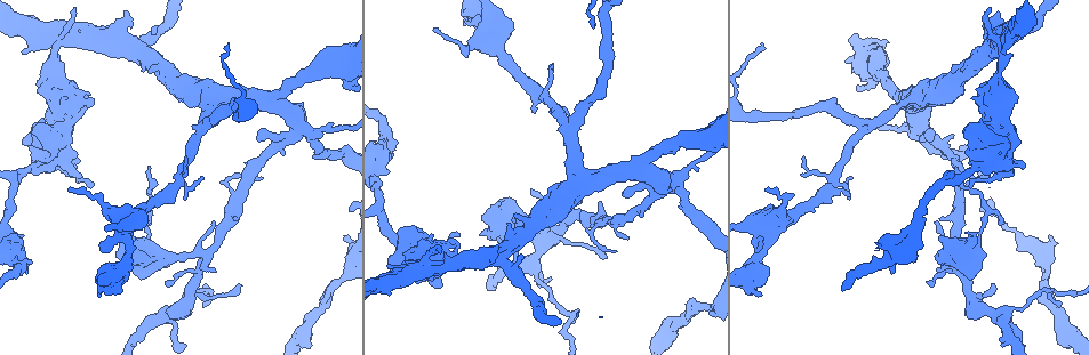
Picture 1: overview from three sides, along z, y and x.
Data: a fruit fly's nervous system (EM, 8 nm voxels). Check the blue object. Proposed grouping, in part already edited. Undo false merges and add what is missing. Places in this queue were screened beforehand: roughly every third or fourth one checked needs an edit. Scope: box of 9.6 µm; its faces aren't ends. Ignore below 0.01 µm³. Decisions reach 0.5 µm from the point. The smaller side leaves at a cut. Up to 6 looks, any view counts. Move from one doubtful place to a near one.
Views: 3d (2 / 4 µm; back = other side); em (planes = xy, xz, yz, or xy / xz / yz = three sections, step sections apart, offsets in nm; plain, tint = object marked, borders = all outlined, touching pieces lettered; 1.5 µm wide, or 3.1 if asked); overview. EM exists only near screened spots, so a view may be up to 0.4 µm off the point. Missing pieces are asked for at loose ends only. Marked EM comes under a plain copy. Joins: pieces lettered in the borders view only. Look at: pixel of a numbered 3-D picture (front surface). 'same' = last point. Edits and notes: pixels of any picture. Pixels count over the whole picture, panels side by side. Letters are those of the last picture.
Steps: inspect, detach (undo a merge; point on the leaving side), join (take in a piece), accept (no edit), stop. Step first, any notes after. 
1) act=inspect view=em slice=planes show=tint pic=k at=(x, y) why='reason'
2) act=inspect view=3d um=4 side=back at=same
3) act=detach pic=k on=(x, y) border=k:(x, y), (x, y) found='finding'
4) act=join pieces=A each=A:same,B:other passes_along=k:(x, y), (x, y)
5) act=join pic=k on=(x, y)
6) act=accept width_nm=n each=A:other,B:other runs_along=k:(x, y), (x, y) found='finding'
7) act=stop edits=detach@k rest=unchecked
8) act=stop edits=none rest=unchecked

act=inspect view=em slice=xz step=8 show=borders pic=1 at=(228, 42)

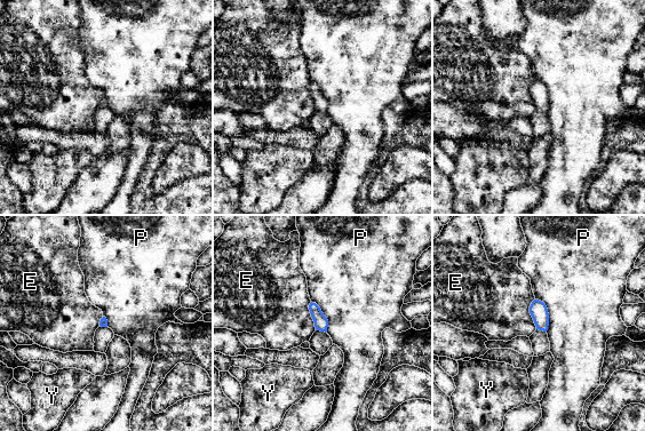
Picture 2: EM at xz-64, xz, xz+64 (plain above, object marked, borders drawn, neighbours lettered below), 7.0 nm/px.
act=inspect view=em slice=planes show=borders at=same

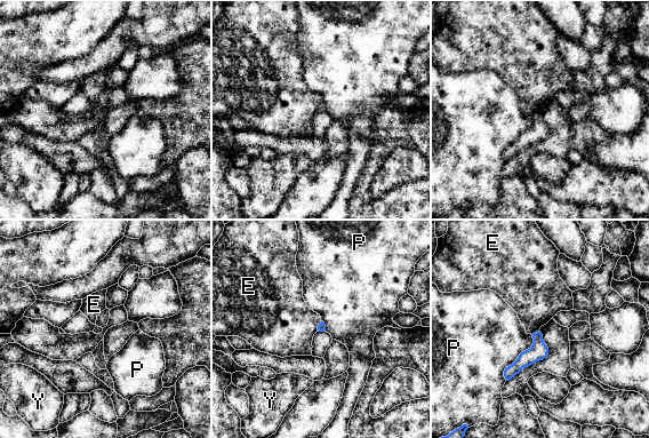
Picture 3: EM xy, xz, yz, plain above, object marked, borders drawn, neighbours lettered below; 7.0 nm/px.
act=accept each=E:other,P:other,Y:other border=3:(538, 329), (531, 334) found='no lettered piece goes on from it'

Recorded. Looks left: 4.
act=inspect view=em slice=yz step=4 show=tint pic=1 at=(40, 125) why='stops while still wide'

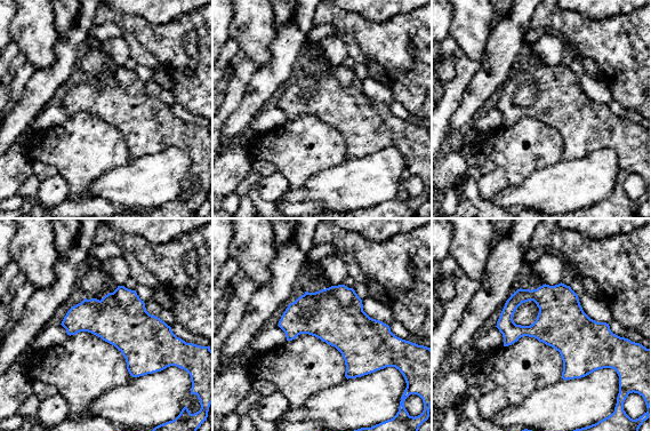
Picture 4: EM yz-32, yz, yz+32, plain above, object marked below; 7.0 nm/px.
act=inspect view=em slice=planes show=tint at=same

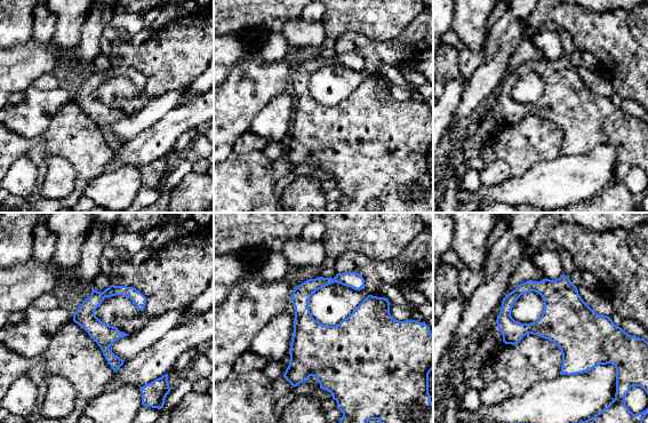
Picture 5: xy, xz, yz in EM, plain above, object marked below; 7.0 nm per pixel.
act=inspect view=em slice=planes show=borders at=same why='what lies round it'

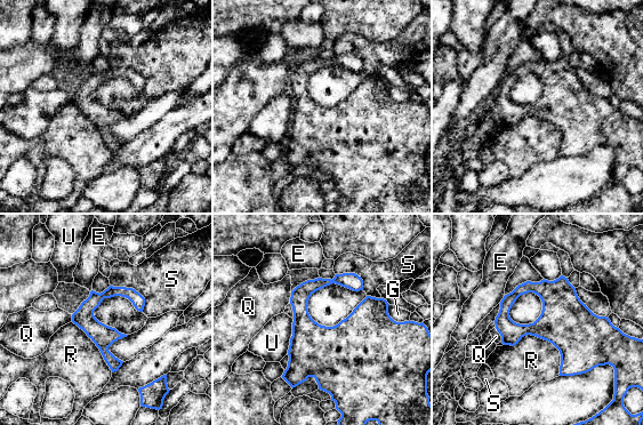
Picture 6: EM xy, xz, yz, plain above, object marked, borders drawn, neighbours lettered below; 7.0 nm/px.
act=accept each=E:other,G:other,Q:other,R:other,S:other,U:other border=6:(111, 285), (134, 288), (143, 311) found='no lettered piece goes on from it'

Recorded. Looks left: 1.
act=stop edits=none rest=unchecked

